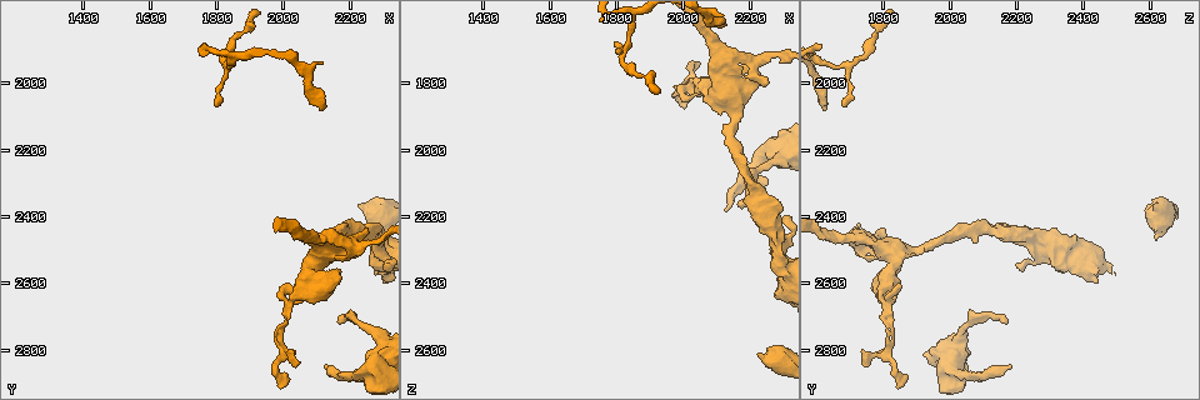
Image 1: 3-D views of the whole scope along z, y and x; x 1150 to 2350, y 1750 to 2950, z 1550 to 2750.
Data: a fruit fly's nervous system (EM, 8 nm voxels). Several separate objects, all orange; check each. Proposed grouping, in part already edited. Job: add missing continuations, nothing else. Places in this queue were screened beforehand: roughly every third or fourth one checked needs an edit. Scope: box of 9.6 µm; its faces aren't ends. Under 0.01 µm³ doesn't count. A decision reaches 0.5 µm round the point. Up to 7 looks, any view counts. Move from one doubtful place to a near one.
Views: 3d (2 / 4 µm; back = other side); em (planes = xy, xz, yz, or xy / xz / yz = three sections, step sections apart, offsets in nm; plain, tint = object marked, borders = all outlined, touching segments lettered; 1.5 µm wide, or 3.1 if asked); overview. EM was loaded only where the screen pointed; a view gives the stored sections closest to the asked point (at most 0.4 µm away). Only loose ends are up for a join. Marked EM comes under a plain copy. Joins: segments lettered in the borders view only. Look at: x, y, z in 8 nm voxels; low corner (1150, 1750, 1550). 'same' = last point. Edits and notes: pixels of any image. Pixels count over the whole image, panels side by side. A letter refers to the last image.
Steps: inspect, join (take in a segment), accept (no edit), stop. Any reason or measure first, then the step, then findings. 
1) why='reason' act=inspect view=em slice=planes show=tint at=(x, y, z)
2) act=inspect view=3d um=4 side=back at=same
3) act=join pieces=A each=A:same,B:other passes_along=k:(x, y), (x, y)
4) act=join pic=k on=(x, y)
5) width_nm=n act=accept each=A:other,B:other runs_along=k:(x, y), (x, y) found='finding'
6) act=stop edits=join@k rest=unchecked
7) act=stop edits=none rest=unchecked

why='free end' act=inspect view=3d um=4 at=(2120, 2850, 2180)

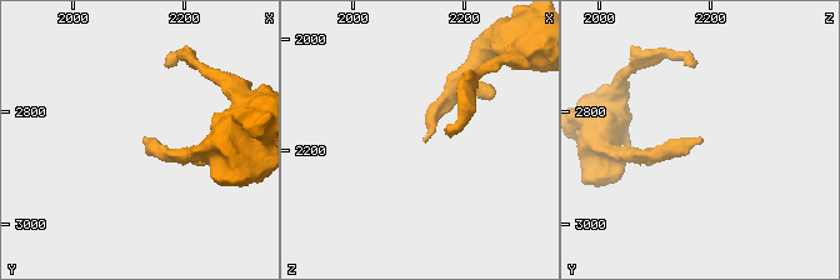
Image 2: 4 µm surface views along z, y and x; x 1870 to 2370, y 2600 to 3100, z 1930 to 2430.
act=inspect view=em slice=planes show=borders at=(2120, 2850, 2180)

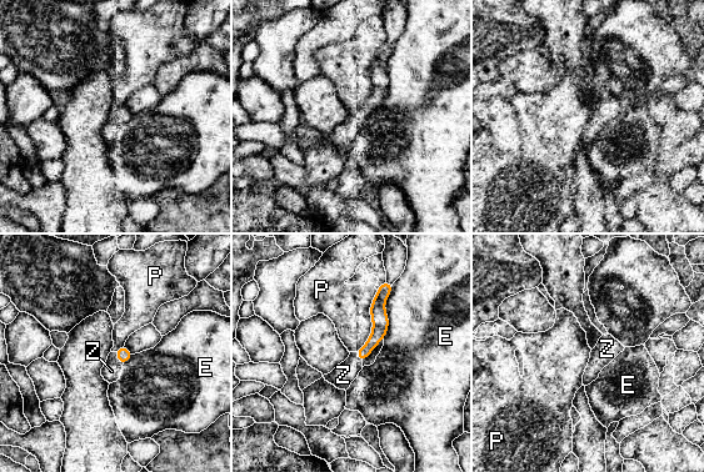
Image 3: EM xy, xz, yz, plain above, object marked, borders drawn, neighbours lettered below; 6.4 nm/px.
act=join pieces=Z each=E:other,P:other,Z:same found='it goes on there'

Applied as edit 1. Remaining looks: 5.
why='an open end' act=inspect view=em slice=planes show=borders at=(2120, 2080, 1620)

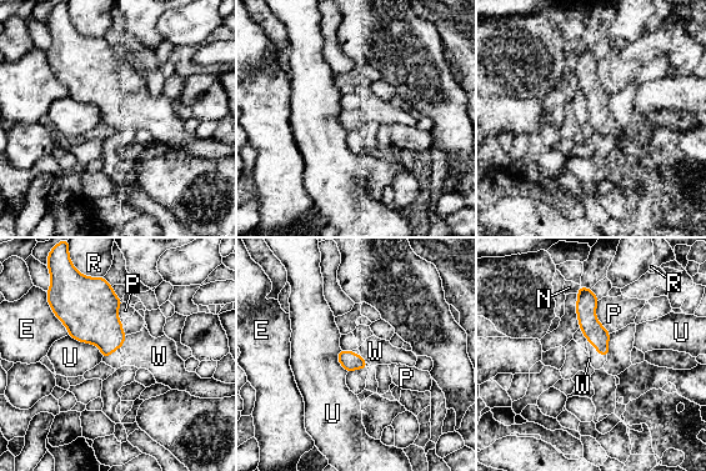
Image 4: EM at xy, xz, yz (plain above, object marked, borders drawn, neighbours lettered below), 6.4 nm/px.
act=join pieces=W each=E:other,N:other,P:other,R:other,U:other,W:same found='it goes on there'

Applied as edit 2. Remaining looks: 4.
why='see it whole again' act=inspect view=overview

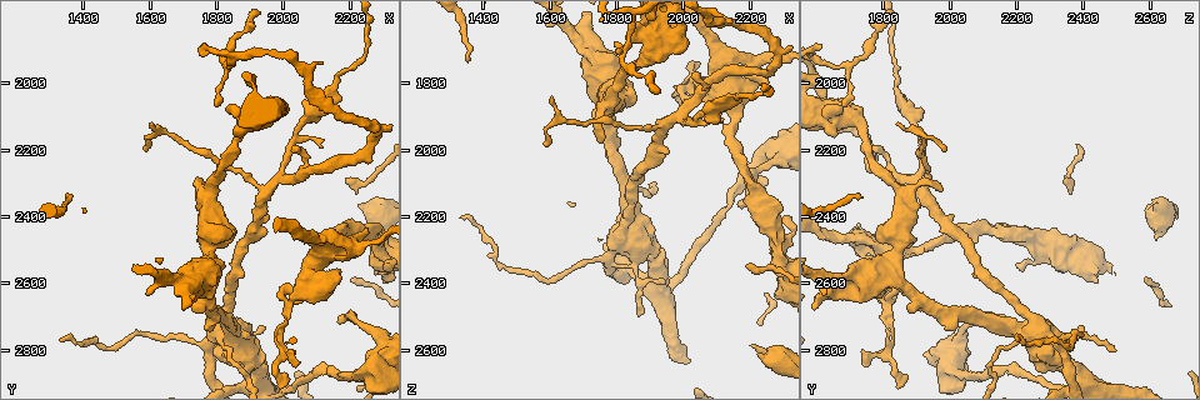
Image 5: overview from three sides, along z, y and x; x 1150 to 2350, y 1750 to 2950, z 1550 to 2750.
why='tapers out' act=inspect view=em slice=xz step=4 show=borders at=(2050, 2830, 1740)

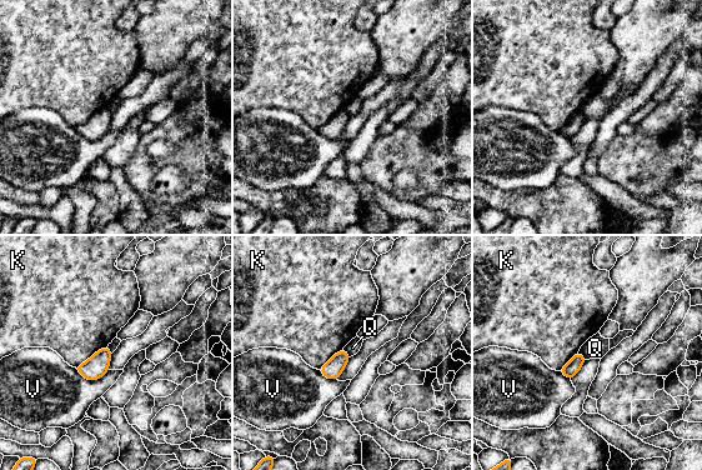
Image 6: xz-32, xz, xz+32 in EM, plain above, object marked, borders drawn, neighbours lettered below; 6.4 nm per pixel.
width_nm=70 act=accept each=K:other,Q:other,V:other border=6:(74, 368), (90, 380), (109, 370) found='no lettered segment goes on from it'

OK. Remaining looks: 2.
act=stop edits=join@3,join@4 rest=unchecked

